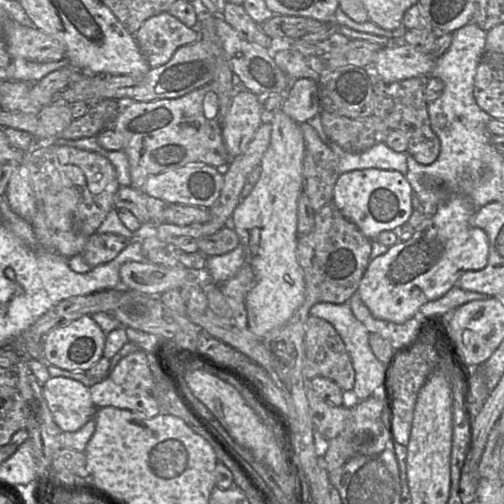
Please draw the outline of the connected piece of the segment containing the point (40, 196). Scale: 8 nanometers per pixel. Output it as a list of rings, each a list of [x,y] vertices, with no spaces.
[[[40,143],[26,153],[22,164],[29,171],[36,200],[37,213],[31,224],[37,240],[47,250],[53,250],[66,258],[81,255],[91,268],[95,268],[113,260],[131,242],[120,235],[97,232],[113,209],[114,197],[120,186],[114,166],[104,156],[66,145]]]

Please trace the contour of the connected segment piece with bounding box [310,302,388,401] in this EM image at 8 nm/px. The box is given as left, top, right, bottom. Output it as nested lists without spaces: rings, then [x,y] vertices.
[[[348,302],[343,304],[317,303],[310,309],[310,317],[318,317],[329,322],[338,332],[351,357],[355,370],[355,385],[352,390],[358,401],[370,398],[377,390],[381,390],[386,381],[387,366],[380,362],[369,344],[370,332],[353,314]]]

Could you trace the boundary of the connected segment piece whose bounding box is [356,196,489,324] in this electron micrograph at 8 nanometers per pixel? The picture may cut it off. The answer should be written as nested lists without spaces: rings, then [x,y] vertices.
[[[467,196],[454,199],[438,206],[430,219],[422,221],[410,239],[391,246],[386,253],[370,260],[357,292],[371,314],[384,321],[402,324],[409,321],[427,302],[444,296],[466,271],[481,270],[486,267],[489,255],[487,234],[470,225],[470,218],[477,209]]]

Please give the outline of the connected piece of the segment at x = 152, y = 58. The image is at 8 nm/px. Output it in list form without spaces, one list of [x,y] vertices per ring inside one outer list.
[[[167,12],[149,17],[133,36],[151,68],[164,65],[179,47],[201,38],[192,28]]]

